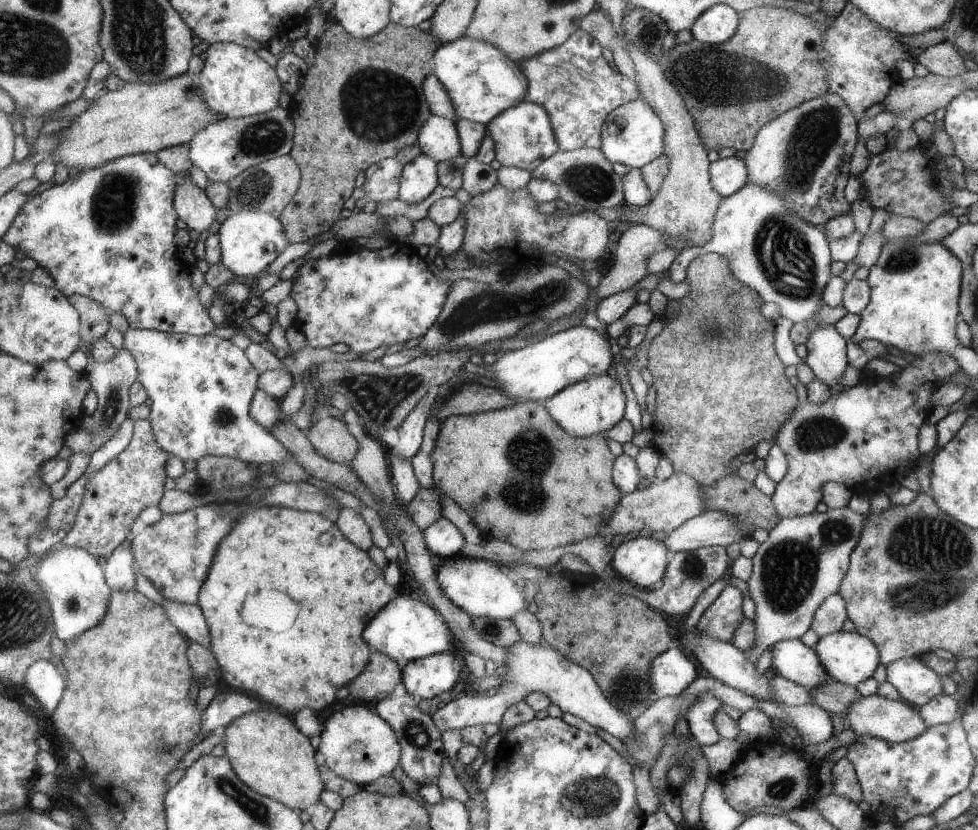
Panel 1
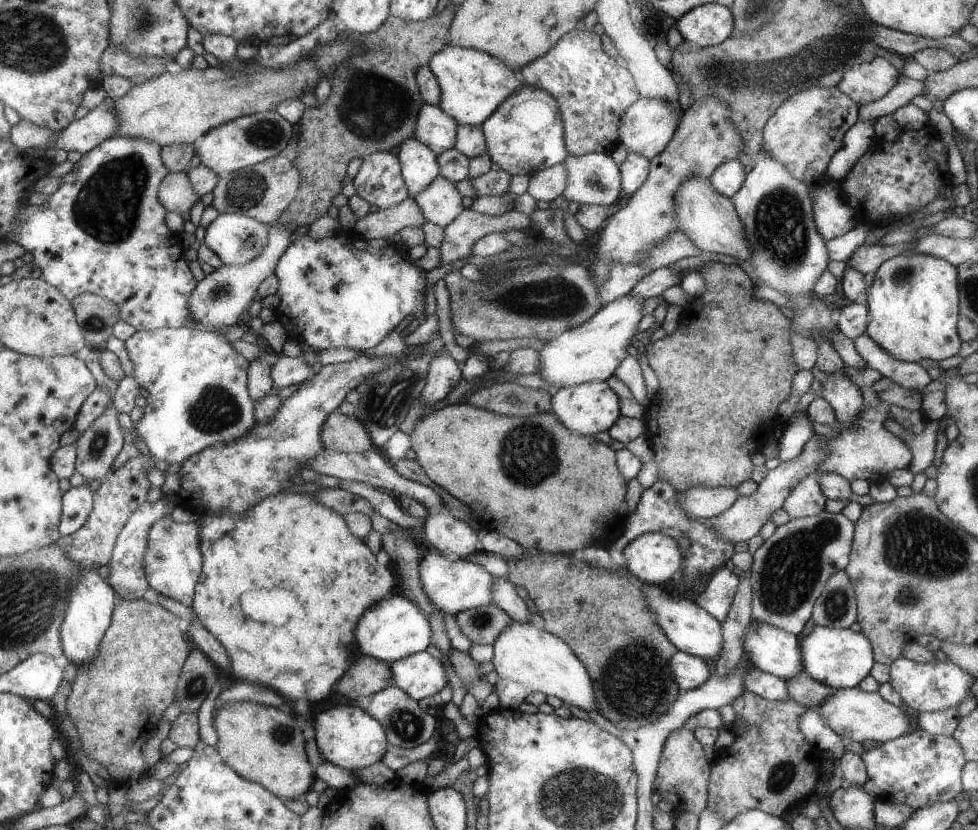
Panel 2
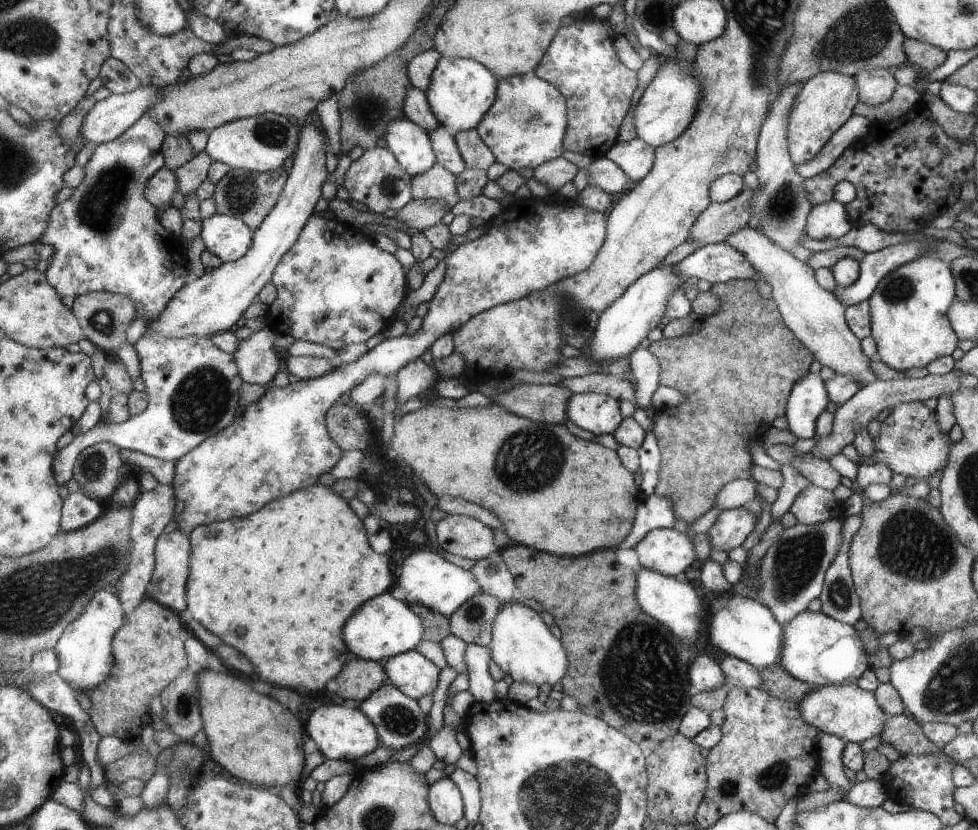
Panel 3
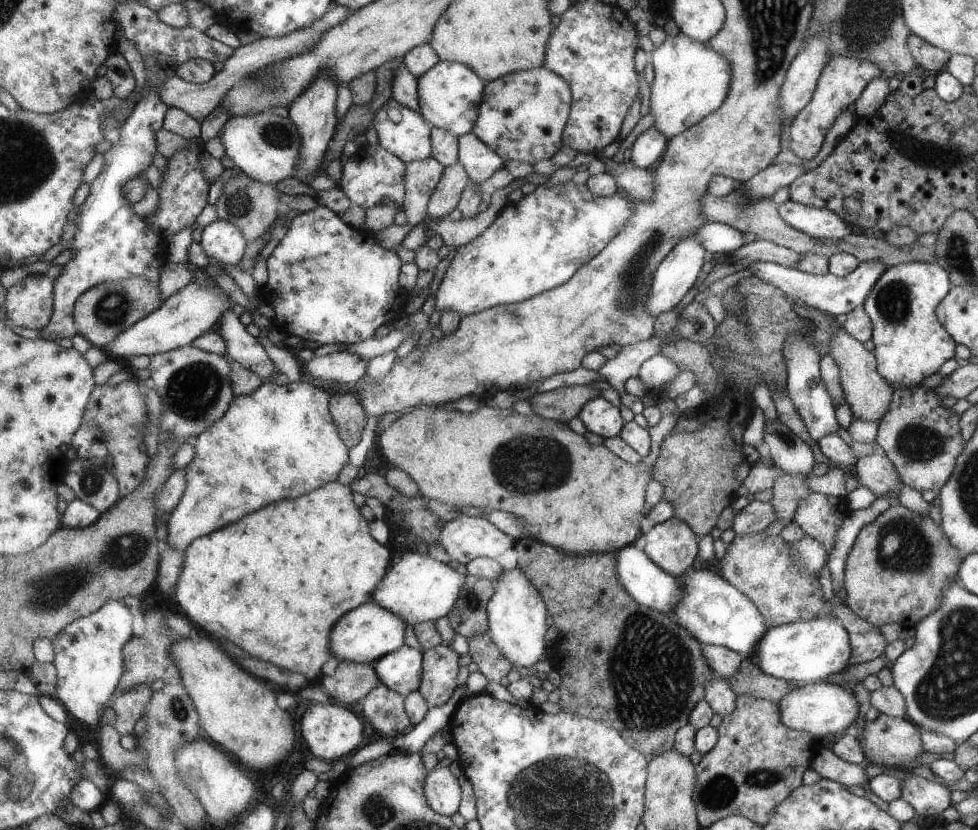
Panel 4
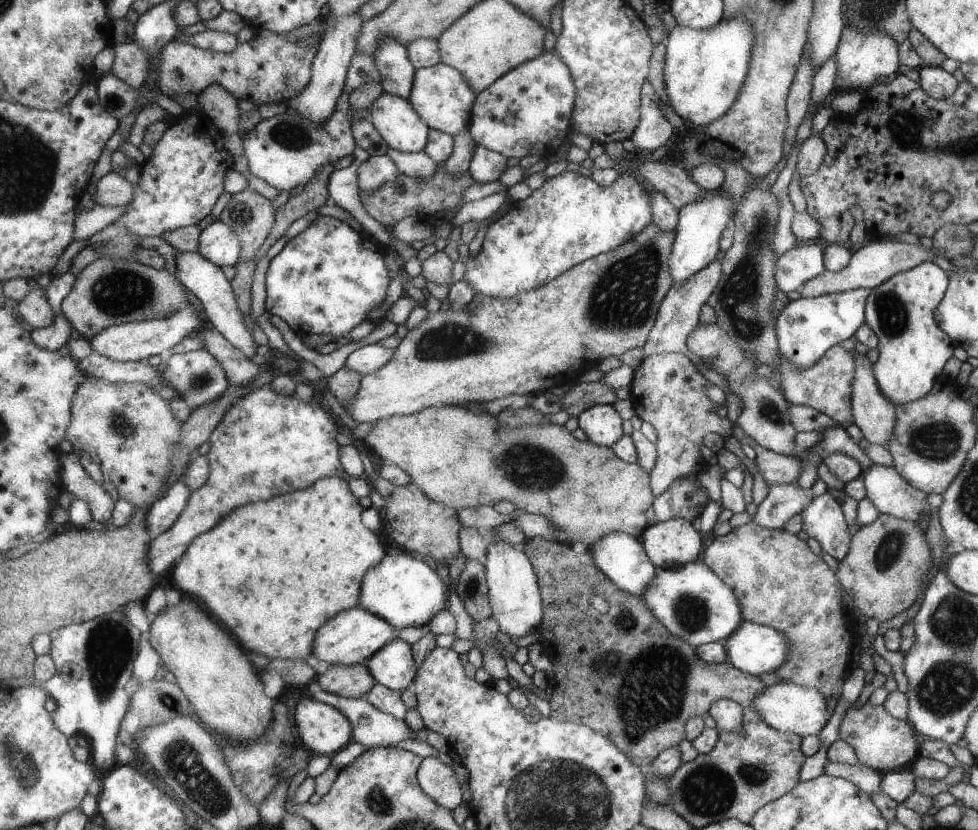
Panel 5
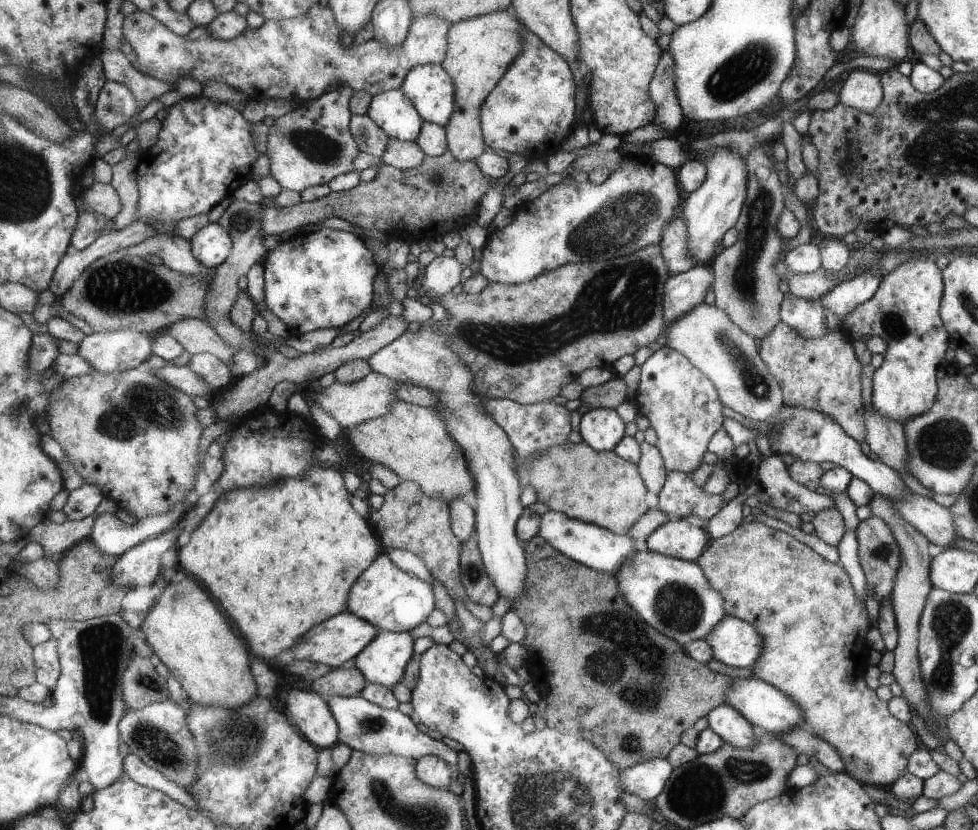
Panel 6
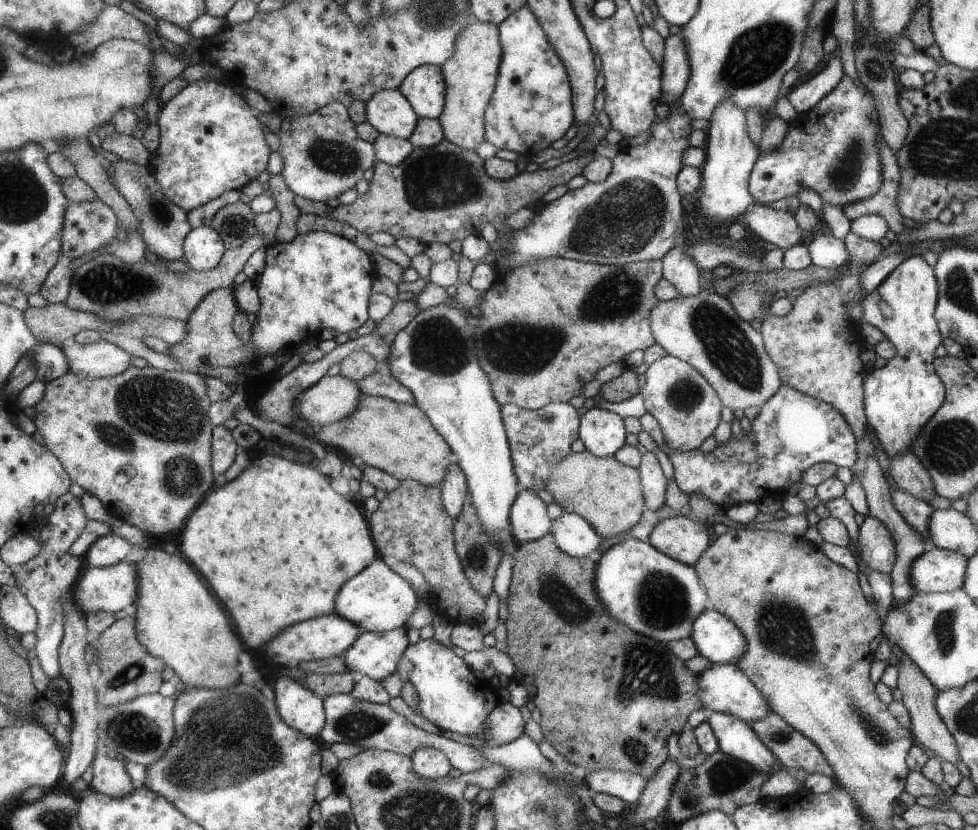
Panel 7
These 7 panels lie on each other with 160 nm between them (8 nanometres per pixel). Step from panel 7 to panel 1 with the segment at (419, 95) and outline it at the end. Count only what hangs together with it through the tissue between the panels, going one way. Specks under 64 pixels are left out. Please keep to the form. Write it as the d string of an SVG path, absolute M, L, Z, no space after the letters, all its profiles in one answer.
M469 37L445 43L435 53L435 72L444 84L454 116L486 125L502 110L524 100L528 79L520 67L496 46Z

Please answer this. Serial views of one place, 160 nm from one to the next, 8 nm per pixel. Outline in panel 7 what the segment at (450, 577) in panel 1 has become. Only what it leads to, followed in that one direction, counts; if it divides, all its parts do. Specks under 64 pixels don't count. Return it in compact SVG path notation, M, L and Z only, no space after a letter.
M378 556L376 561L363 572L350 578L336 598L337 614L354 622L363 632L385 632L403 627L415 612L415 606L417 606L417 594L413 586L405 578L395 574L383 562L382 556Z

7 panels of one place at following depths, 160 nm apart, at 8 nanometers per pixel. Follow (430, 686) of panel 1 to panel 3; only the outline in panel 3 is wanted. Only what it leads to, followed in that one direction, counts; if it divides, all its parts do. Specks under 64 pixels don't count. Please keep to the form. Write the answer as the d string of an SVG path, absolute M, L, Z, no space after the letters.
M416 649L387 658L383 666L389 682L415 700L435 692L442 671Z

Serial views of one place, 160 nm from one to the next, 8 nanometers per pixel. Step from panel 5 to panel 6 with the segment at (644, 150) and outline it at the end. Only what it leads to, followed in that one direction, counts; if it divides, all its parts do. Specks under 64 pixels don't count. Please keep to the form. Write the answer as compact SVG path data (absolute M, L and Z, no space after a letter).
M665 50L661 53L656 74L649 85L649 98L656 106L656 118L651 122L663 130L675 131L683 123L674 85L674 62L672 54Z

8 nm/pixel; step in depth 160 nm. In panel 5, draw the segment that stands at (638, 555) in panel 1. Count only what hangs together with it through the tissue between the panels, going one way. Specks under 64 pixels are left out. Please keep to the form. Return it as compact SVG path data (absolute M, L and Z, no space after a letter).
M672 518L645 527L639 540L656 569L676 567L696 560L701 552L701 536L691 521Z

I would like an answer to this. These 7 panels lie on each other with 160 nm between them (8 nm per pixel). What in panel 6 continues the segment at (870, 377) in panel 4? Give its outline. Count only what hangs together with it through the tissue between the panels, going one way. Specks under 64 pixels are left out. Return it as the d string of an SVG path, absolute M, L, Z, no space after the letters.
M872 407L866 413L866 437L864 441L870 451L877 455L879 462L891 470L908 472L907 442L900 422L877 414Z

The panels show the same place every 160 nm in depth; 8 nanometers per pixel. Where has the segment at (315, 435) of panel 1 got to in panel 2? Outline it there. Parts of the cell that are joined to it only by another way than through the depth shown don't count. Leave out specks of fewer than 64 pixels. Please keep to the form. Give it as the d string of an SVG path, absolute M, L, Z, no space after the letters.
M333 412L321 432L326 449L339 453L363 453L373 446L368 428L356 416L350 417Z

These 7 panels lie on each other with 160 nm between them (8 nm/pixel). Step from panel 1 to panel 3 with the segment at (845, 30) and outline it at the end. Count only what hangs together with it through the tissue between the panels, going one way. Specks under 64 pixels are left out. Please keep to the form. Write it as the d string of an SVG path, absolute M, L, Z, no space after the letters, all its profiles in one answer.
M892 69L860 70L853 78L858 86L859 102L871 108L887 102L897 86Z

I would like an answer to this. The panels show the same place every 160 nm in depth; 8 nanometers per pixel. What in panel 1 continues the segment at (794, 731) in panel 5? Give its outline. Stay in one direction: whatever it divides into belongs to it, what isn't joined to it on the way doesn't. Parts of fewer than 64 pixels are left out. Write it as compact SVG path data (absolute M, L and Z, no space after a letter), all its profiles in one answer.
M877 693L864 697L857 697L849 705L848 711L843 714L842 721L846 728L851 729L855 735L875 737L892 743L909 740L919 736L928 726L919 715L919 711L903 700L890 700L880 697Z

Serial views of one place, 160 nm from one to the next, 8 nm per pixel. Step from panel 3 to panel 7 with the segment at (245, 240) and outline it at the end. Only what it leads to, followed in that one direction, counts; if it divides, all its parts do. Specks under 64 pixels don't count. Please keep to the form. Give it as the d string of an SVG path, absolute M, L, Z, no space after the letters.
M197 227L185 238L185 262L199 272L208 271L220 264L228 250L223 237L211 227Z

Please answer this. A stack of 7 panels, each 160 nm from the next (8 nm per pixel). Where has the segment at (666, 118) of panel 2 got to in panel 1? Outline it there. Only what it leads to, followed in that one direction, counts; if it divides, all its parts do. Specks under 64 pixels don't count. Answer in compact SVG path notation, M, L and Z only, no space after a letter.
M643 98L635 99L619 105L608 114L601 129L600 149L611 164L617 162L629 166L629 169L640 168L664 152L663 137L661 119Z

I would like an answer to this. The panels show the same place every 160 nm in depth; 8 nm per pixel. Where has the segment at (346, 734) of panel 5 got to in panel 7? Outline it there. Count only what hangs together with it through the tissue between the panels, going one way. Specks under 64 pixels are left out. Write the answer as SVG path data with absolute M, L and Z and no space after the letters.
M282 676L275 682L271 696L290 727L319 740L326 723L324 698L309 687L303 688L297 680Z

